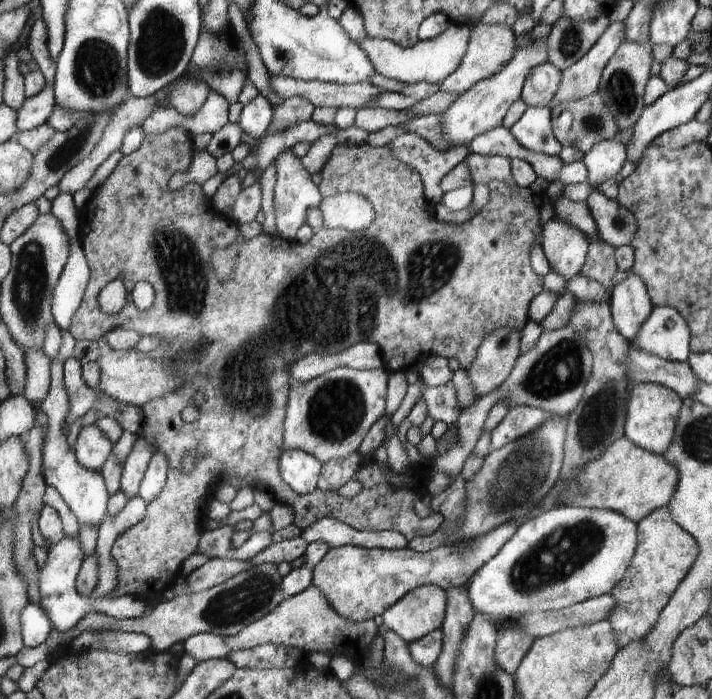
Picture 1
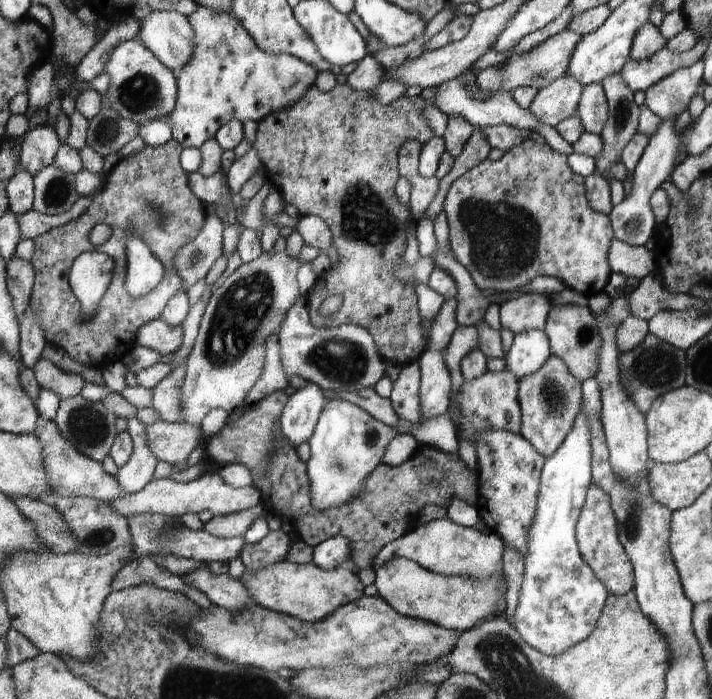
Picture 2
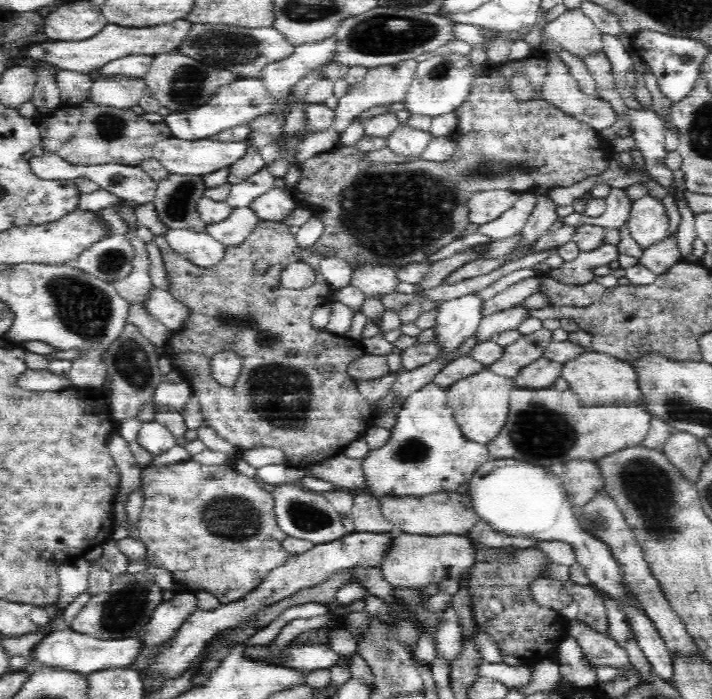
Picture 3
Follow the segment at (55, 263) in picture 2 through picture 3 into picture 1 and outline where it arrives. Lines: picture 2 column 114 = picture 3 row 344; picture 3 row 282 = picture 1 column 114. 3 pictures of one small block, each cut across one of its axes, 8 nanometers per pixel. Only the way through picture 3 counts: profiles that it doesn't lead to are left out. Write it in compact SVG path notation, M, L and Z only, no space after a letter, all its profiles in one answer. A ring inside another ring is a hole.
M169 128L168 132L164 134L156 134L156 136L147 136L146 141L142 144L140 150L136 150L134 154L130 156L124 156L122 162L116 171L108 180L104 182L104 186L100 188L98 193L94 193L85 208L79 212L80 220L80 239L86 252L86 256L89 261L89 266L92 270L92 281L90 282L86 297L80 306L80 310L76 312L74 316L74 324L72 324L72 333L74 337L80 340L90 340L93 342L100 342L100 339L106 337L114 328L122 326L127 330L138 332L143 338L150 338L150 336L160 336L162 340L168 342L168 347L176 348L180 346L180 350L176 352L178 360L182 360L184 368L182 370L182 382L180 382L180 388L172 390L172 394L164 394L161 398L154 398L150 404L142 407L145 420L143 424L152 424L152 426L160 426L160 436L158 436L158 450L162 451L168 456L170 462L169 478L164 488L164 491L157 500L150 503L150 510L146 514L146 518L134 526L131 530L124 532L114 548L114 560L118 562L118 568L120 568L119 584L116 590L113 592L114 598L116 596L136 596L144 599L150 604L155 604L160 600L166 592L170 591L175 582L178 580L181 571L181 565L186 561L186 558L190 558L194 552L199 549L200 540L202 540L202 534L205 534L207 529L204 526L204 516L209 510L208 496L214 488L212 484L216 480L220 480L222 475L237 475L246 480L250 486L254 484L264 484L268 486L269 490L274 494L274 499L277 503L282 502L288 504L294 512L294 524L304 531L306 528L310 528L316 522L322 518L331 517L336 520L348 524L351 528L358 531L368 532L398 532L402 534L410 542L413 538L418 536L426 537L432 535L443 522L443 518L439 513L435 513L426 518L420 518L414 510L414 500L416 500L416 493L425 490L426 482L429 480L428 468L430 466L418 466L415 468L410 465L410 468L414 472L417 472L418 476L422 478L423 483L416 489L411 488L396 488L392 484L392 480L388 480L388 474L384 468L378 466L375 459L366 459L362 462L360 470L356 472L356 480L360 482L360 490L354 498L344 498L339 491L322 491L317 488L314 493L306 494L306 496L300 496L295 491L290 490L287 484L283 482L283 478L280 475L280 458L284 454L284 422L287 421L287 406L289 405L290 394L292 390L291 384L291 366L302 358L307 357L310 354L341 354L344 350L355 346L359 341L370 341L377 344L382 349L384 355L384 368L390 372L403 372L410 368L415 368L418 365L418 357L421 360L425 360L430 355L442 356L446 359L456 358L460 362L462 369L470 368L472 362L478 357L479 347L487 339L490 334L495 333L496 330L502 328L502 326L510 326L514 330L522 331L524 324L531 320L531 303L542 292L542 276L538 276L532 266L530 266L530 250L534 246L536 240L540 240L543 228L540 228L539 208L532 204L533 194L528 192L528 189L520 189L515 187L518 191L518 198L512 196L510 192L510 186L506 186L506 183L492 180L488 184L490 189L490 196L488 202L483 208L470 218L466 220L464 224L454 224L448 221L441 221L435 214L432 204L427 200L426 192L423 190L423 178L414 168L407 166L406 163L399 162L398 159L392 154L390 146L384 147L370 146L370 144L342 144L337 145L332 150L330 159L326 162L324 168L320 172L322 181L319 183L319 192L322 198L334 196L340 192L354 191L360 193L370 202L372 210L374 210L374 221L366 230L362 232L348 232L344 228L322 228L320 231L316 231L314 236L310 238L306 244L301 244L296 240L282 239L277 235L263 234L261 233L252 240L242 240L239 237L239 224L236 224L232 219L225 216L224 213L213 208L213 205L209 202L209 197L202 191L202 186L196 184L196 182L187 183L185 186L178 190L172 190L170 188L170 180L176 172L187 172L190 170L192 164L192 156L195 151L194 138L182 128ZM238 241L238 256L236 256L236 264L234 264L234 272L230 274L228 280L220 280L216 274L214 274L214 268L210 264L210 252L212 250L218 250L218 248L228 248L234 242ZM117 279L123 279L128 288L128 291L132 292L133 289L140 284L140 282L151 280L154 286L156 286L157 300L154 302L154 306L146 312L142 312L140 308L135 304L134 298L130 296L130 302L128 306L120 312L120 314L108 314L100 308L100 292ZM186 334L202 334L198 340L190 340L188 344L188 338ZM196 392L204 392L206 402L199 408L199 418L192 422L187 423L182 419L181 413L184 407L193 405L193 396ZM186 452L196 452L196 466L192 468L192 472L184 472L182 470L182 458Z

